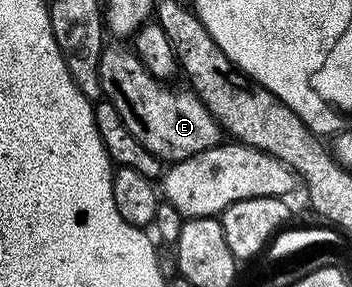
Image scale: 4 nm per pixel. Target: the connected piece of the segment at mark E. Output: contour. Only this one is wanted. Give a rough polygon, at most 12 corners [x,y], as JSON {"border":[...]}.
{"border":[[113,42],[101,95],[162,162],[222,143],[192,90],[176,92]]}

